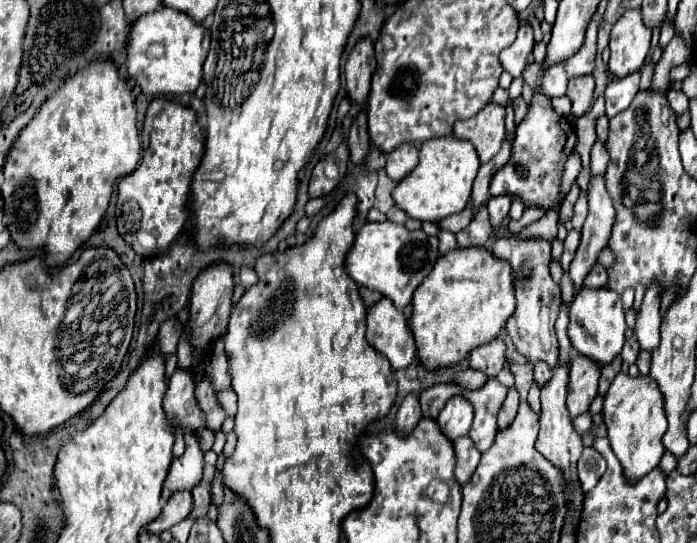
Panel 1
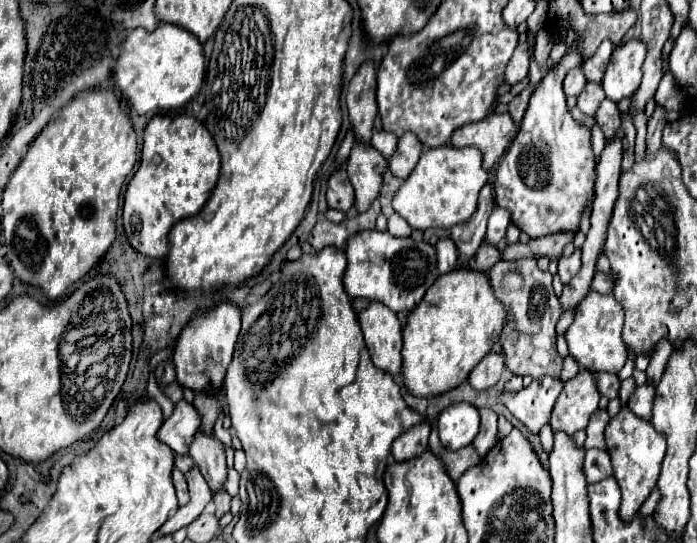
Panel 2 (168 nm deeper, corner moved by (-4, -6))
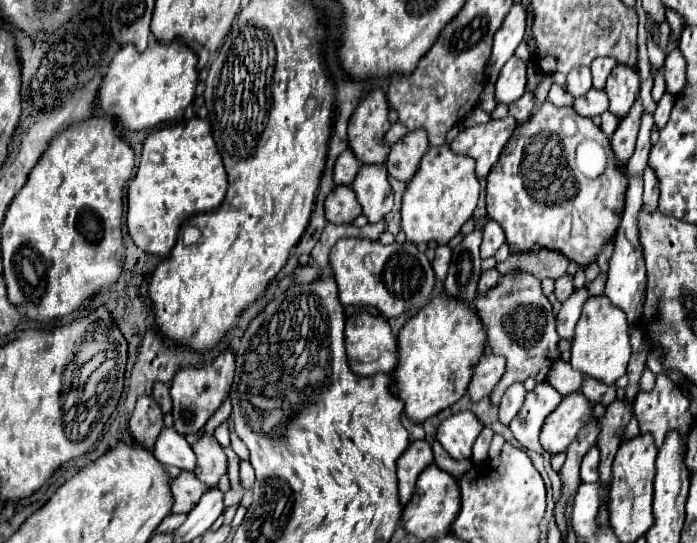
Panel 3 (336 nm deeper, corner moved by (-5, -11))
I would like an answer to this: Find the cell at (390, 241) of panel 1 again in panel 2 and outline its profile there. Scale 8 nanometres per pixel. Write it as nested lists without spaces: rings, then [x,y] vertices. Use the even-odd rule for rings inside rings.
[[[361,230],[347,240],[345,248],[347,268],[343,274],[345,292],[351,298],[367,298],[381,302],[393,312],[413,310],[421,298],[425,296],[427,288],[437,280],[437,254],[431,244],[415,242],[413,238],[397,238],[389,232],[379,230]],[[369,254],[377,254],[379,260],[373,262]]]

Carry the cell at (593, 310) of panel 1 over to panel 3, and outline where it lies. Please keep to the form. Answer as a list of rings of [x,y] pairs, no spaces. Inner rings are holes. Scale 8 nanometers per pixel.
[[[606,295],[590,297],[584,303],[582,317],[576,325],[570,365],[588,377],[594,377],[594,379],[600,379],[600,381],[612,385],[618,377],[626,375],[628,359],[632,355],[628,331],[630,331],[628,319],[626,319],[626,313],[622,309],[614,307],[610,303],[610,299],[606,299]]]

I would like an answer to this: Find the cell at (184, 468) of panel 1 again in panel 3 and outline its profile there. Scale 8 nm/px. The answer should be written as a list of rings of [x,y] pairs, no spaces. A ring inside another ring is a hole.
[[[182,471],[176,479],[172,479],[170,489],[174,495],[172,513],[188,513],[208,487],[202,487],[202,483],[198,483],[190,471]]]

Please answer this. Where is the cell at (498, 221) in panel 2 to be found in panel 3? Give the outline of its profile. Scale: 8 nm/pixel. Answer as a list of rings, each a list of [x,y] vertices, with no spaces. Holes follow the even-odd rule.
[[[488,221],[486,223],[486,227],[484,227],[484,239],[482,239],[482,247],[480,247],[480,251],[482,251],[482,259],[486,259],[486,257],[492,257],[494,253],[496,253],[496,249],[504,243],[506,239],[504,239],[504,229],[496,223],[496,221]]]

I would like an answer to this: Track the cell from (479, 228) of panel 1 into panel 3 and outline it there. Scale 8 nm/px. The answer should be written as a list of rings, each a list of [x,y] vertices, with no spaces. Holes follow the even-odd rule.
[[[496,269],[484,271],[480,277],[480,283],[478,283],[478,293],[484,293],[488,287],[494,287],[494,283],[498,283],[498,279],[500,279],[500,273]]]

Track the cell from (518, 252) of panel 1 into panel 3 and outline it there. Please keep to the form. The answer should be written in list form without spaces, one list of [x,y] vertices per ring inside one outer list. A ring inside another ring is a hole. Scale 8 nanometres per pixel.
[[[504,275],[496,287],[474,299],[474,307],[488,333],[488,345],[496,355],[506,357],[508,361],[504,377],[492,391],[492,403],[500,403],[504,391],[516,381],[524,381],[526,377],[534,377],[538,383],[546,381],[550,367],[560,359],[560,335],[556,333],[554,309],[548,297],[542,293],[540,281],[534,275],[524,275],[522,291],[516,295],[516,299],[506,299],[506,287],[512,287],[510,275]]]

